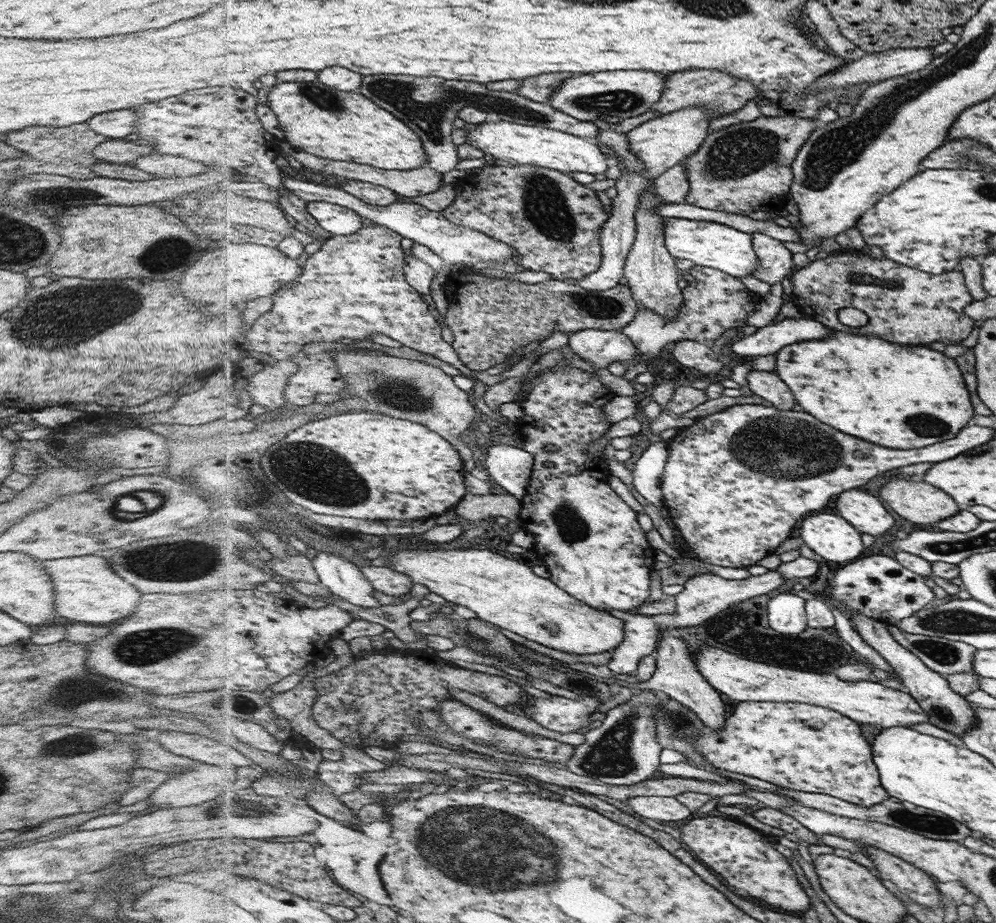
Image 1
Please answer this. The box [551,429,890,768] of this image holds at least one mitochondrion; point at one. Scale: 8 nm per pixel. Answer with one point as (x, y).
(730, 623)

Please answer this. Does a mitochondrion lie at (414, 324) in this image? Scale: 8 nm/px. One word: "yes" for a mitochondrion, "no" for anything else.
no

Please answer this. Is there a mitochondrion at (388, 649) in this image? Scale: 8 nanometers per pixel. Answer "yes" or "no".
no

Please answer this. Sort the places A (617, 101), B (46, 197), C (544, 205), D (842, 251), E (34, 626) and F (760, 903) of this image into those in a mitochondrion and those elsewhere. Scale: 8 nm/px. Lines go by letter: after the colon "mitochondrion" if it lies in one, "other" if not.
A: mitochondrion
B: mitochondrion
C: mitochondrion
D: other
E: other
F: other

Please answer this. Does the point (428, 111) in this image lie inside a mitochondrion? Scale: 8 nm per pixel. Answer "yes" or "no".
yes

